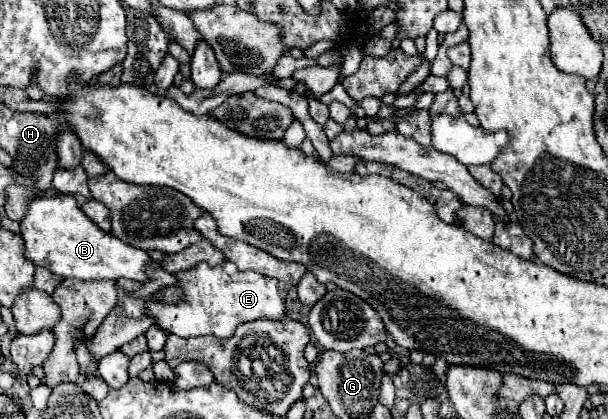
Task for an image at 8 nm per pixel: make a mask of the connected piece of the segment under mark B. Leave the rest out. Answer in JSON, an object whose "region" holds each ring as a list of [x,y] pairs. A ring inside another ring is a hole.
{"region":[[[56,196],[56,198],[34,198],[28,204],[26,216],[20,220],[20,230],[24,238],[26,252],[24,256],[36,266],[48,268],[60,278],[78,278],[78,280],[118,280],[130,278],[146,282],[146,268],[152,258],[140,250],[116,240],[110,232],[96,228],[76,206],[74,196]]]}

